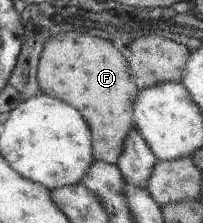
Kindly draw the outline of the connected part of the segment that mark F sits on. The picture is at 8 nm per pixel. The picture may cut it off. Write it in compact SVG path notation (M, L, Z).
M76 30L58 33L46 41L40 53L37 82L42 93L68 103L84 116L92 136L95 161L116 164L124 139L135 129L133 107L139 91L121 48Z

